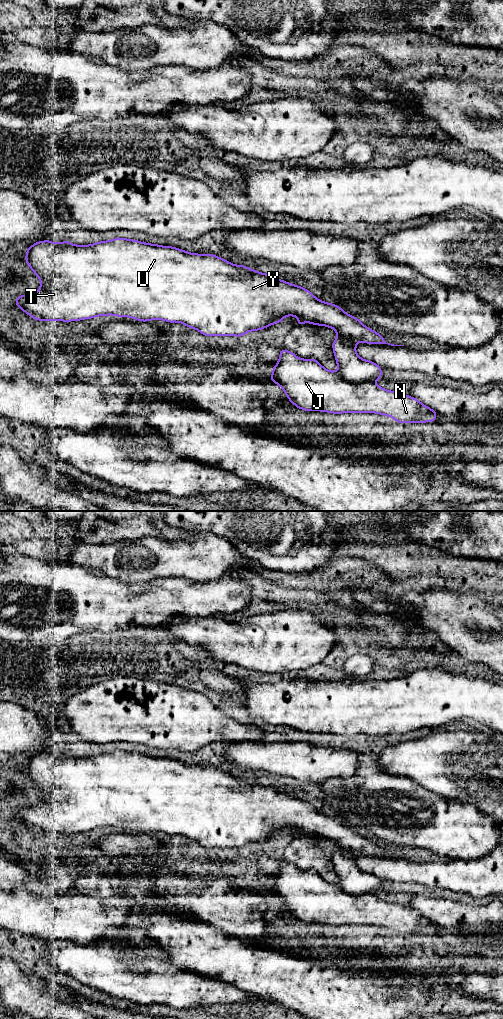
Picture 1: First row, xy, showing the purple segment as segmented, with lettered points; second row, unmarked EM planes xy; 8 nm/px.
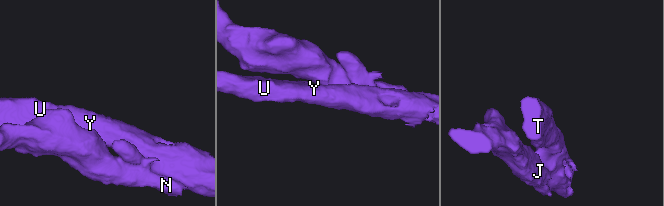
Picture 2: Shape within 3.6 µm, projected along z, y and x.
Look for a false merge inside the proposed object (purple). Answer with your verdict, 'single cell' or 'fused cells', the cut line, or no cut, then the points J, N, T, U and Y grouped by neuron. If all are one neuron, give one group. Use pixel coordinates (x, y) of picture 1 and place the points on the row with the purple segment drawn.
fused cells | xy (337, 372), (350, 381), (372, 382) | J N / T U Y

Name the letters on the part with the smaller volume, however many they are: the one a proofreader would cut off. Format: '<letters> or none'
J, N

